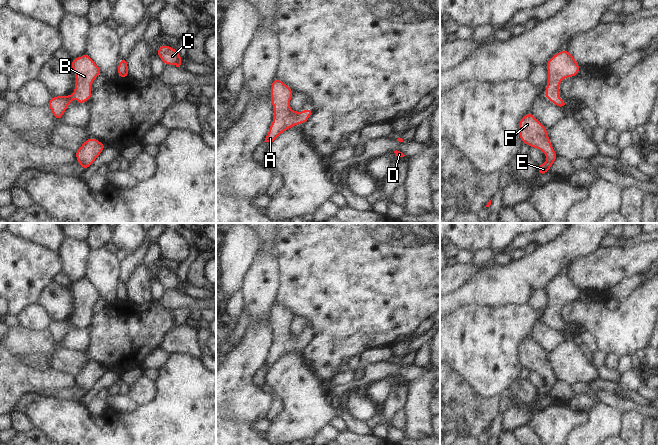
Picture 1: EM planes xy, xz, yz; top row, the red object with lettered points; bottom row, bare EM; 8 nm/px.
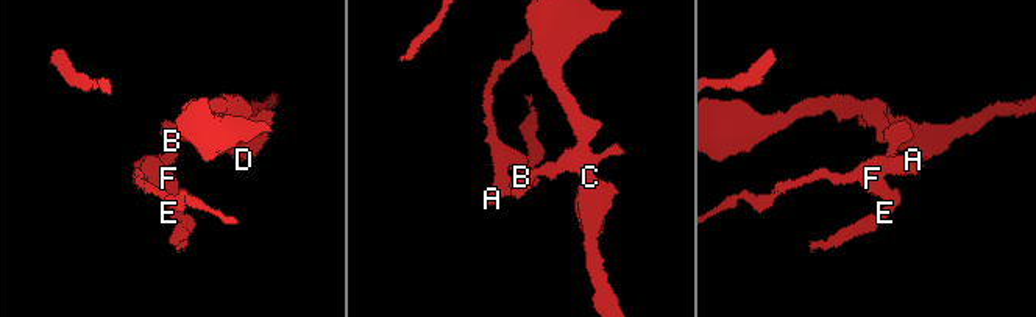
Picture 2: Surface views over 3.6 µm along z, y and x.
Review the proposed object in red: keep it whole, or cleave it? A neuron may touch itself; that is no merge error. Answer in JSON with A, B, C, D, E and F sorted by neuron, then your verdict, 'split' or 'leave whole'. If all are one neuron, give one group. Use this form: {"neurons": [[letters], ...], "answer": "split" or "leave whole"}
{"neurons": [["A", "B", "C", "D", "E", "F"]], "answer": "leave whole"}

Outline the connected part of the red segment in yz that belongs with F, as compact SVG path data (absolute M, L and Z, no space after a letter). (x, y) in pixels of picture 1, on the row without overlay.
M528 337L519 345L518 353L521 365L531 372L541 374L547 382L546 386L538 390L538 399L547 397L557 383L547 352L532 337Z

